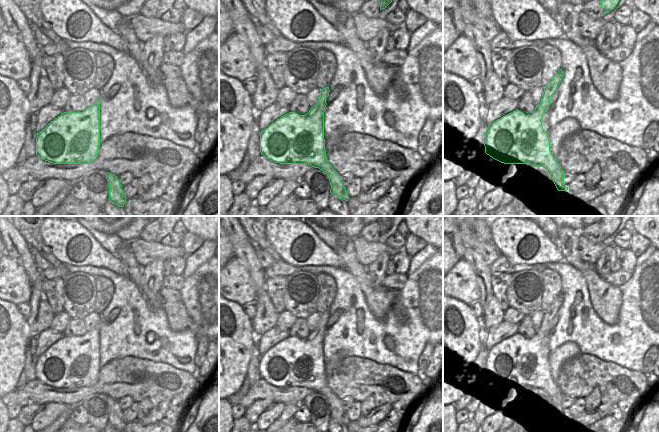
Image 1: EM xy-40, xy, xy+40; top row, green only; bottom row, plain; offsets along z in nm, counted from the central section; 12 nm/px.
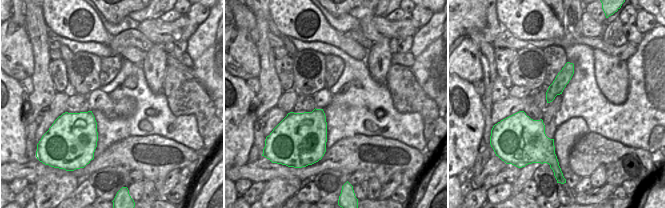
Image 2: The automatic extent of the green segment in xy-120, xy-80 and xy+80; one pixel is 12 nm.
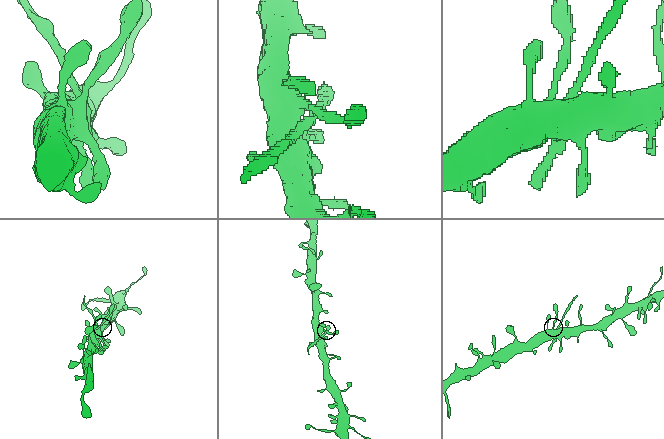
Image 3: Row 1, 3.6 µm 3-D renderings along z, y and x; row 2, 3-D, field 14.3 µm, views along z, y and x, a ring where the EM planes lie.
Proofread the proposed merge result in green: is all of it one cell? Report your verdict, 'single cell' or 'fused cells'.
fused cells

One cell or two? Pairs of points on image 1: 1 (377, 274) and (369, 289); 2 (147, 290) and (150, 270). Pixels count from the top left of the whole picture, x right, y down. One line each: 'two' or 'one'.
1: two
2: one

